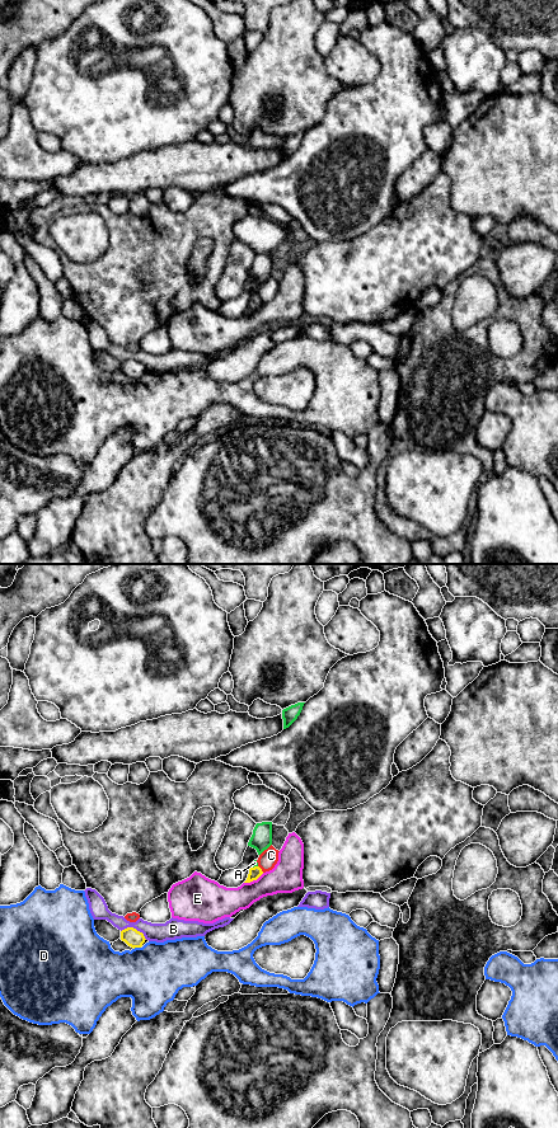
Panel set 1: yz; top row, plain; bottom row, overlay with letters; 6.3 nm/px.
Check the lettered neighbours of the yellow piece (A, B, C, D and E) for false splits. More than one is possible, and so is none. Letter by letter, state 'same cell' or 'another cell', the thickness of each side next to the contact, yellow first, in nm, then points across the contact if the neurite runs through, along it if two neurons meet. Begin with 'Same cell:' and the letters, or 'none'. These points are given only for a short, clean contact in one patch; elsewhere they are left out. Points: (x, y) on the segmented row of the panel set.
Same cell: A
A: same cell; calibres 80 and 40 nm; way yz (254, 873), (254, 866), (254, 863)
B: another cell; calibres 110 and 130 nm
C: another cell; calibres 80 and 120 nm
D: another cell; calibres 110 and 380 nm
E: another cell; calibres 80 and 200 nm

